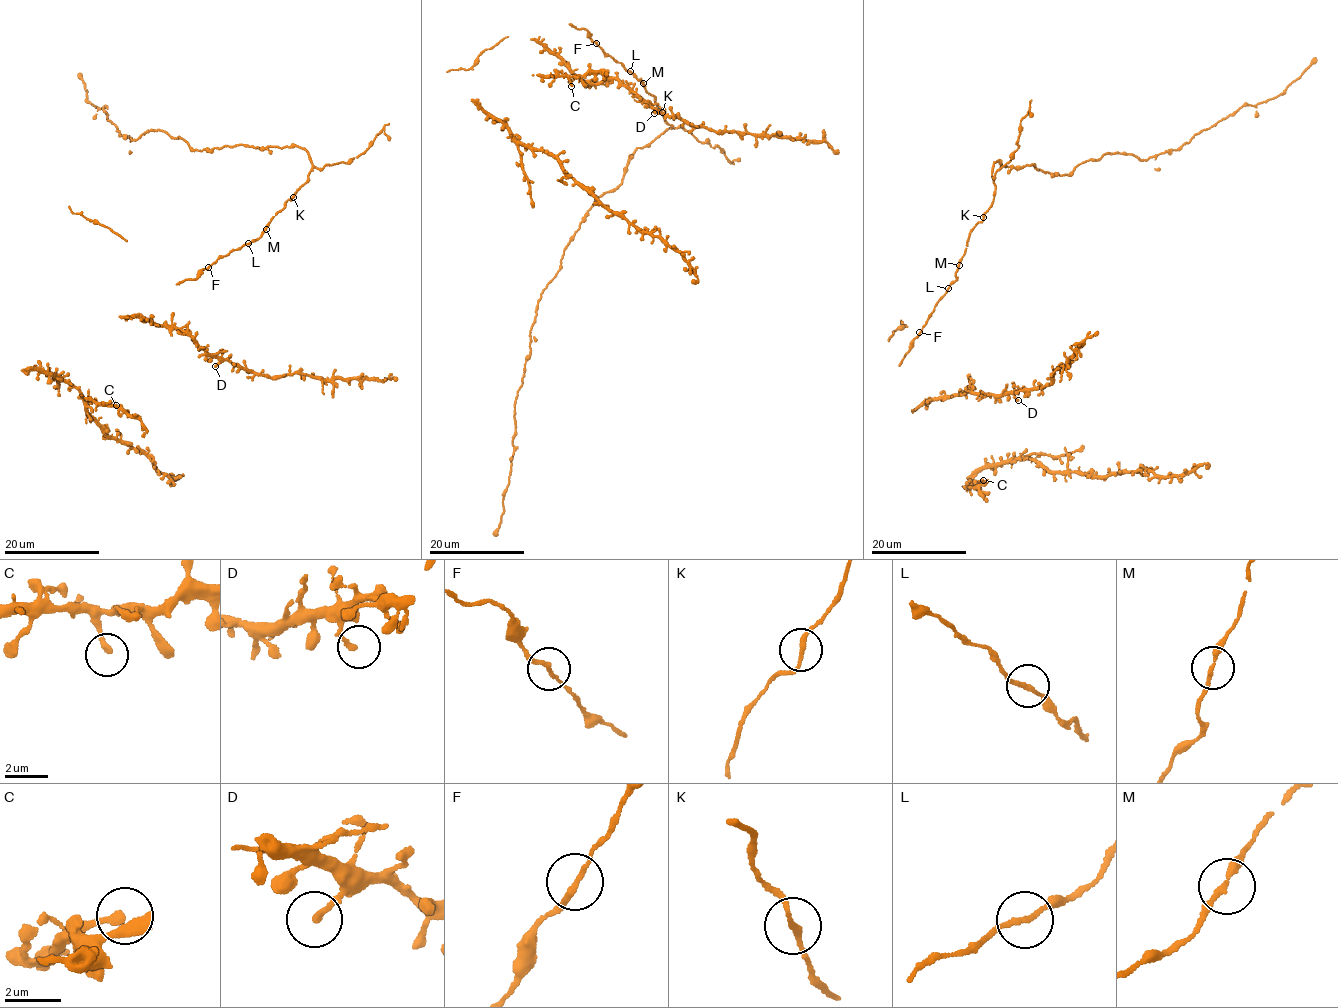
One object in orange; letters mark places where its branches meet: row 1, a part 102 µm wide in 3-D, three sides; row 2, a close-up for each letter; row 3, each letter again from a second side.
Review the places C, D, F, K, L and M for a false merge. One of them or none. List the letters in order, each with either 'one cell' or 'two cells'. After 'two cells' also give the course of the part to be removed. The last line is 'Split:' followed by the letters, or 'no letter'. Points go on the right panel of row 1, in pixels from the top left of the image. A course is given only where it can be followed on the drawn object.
C: one cell
D: one cell
F: one cell
K: one cell
L: one cell
M: one cell
Split: no letter

